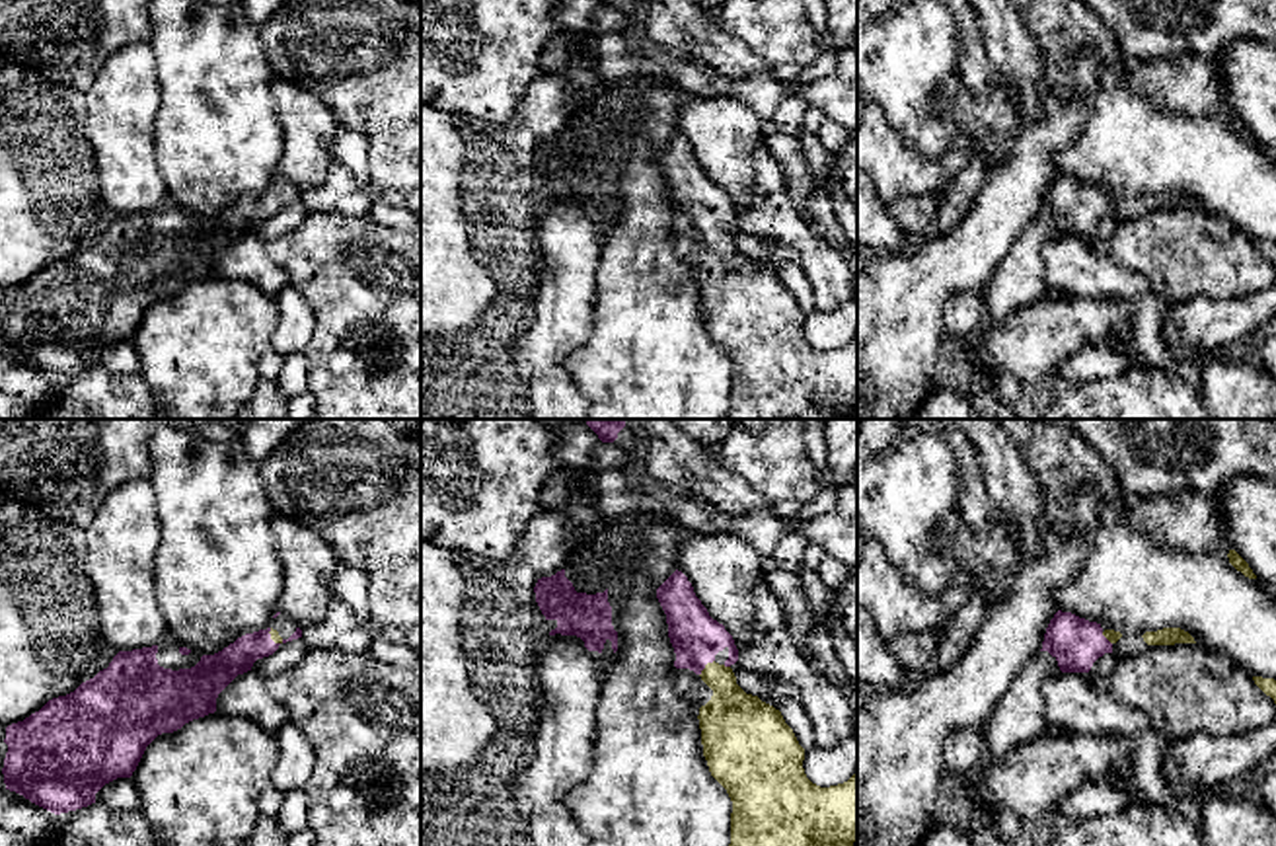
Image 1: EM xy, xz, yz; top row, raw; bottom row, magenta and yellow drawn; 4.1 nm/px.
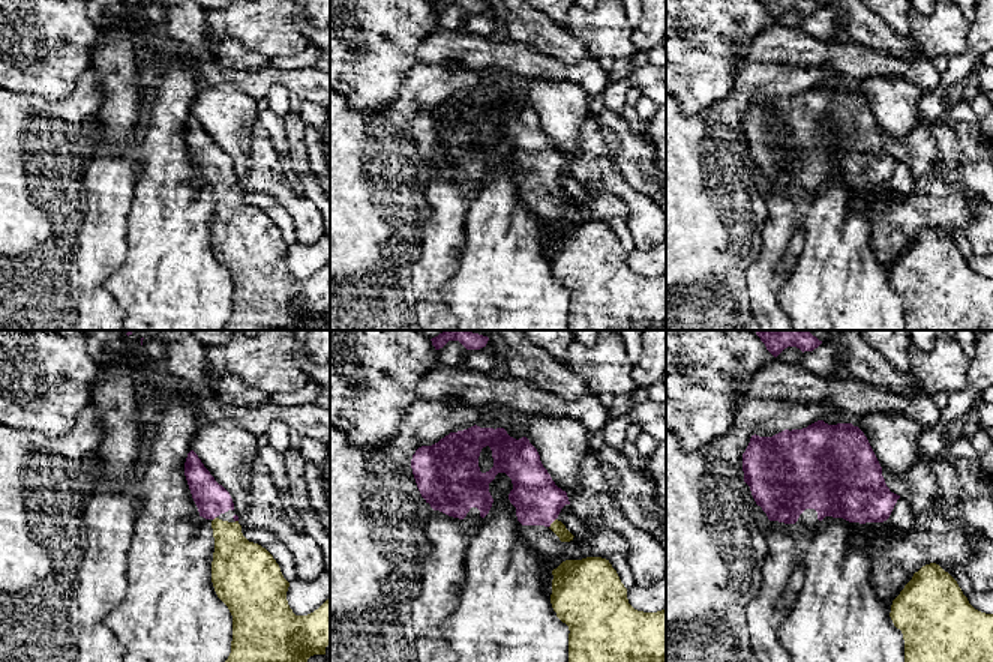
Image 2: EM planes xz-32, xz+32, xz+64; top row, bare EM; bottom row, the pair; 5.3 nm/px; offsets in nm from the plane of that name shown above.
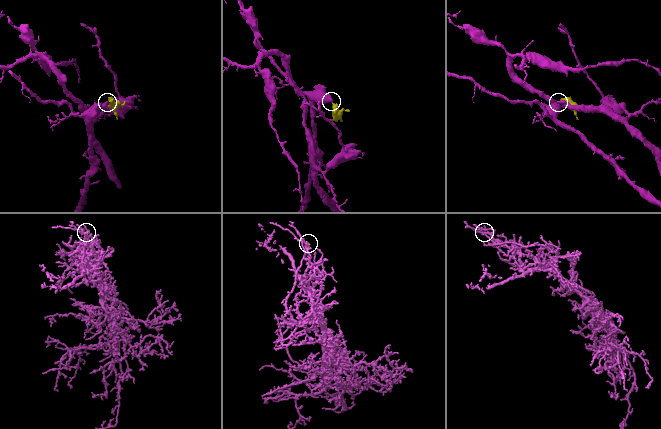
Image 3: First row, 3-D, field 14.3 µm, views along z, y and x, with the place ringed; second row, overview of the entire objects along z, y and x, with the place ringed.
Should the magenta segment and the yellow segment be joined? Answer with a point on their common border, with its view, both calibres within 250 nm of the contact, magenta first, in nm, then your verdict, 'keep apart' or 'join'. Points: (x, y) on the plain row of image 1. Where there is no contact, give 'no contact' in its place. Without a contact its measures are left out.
xz (704, 230) | 200/260 nm | join

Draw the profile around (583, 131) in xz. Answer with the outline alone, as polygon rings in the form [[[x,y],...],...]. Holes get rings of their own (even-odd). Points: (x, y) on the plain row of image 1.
[[[592,51],[575,53],[555,76],[567,84],[571,97],[581,99],[563,131],[565,140],[577,156],[604,156],[608,142],[602,135],[602,123],[608,115],[602,101],[588,99],[592,92],[606,84],[596,68],[596,55]]]

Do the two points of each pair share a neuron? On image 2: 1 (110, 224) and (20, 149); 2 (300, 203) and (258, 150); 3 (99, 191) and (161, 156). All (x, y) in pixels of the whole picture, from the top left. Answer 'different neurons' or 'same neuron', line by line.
1: different neurons
2: same neuron
3: different neurons

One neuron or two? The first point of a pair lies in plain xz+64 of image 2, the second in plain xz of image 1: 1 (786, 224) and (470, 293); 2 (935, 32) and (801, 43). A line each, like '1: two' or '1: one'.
1: two
2: one

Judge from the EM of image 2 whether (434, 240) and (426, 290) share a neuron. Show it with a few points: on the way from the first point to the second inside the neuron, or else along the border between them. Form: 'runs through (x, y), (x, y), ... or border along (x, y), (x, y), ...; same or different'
runs through (434, 252), (434, 267), (426, 278); same

